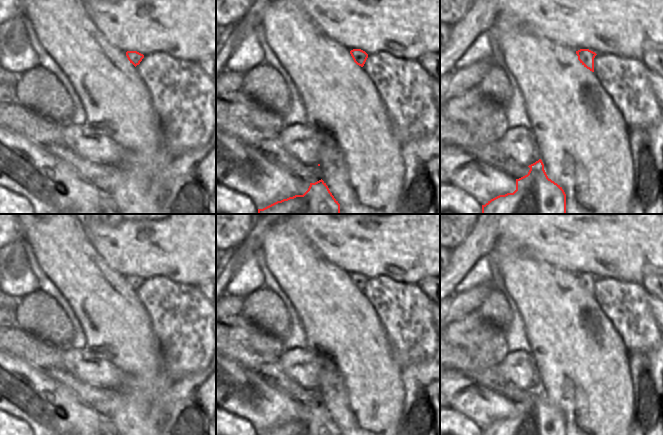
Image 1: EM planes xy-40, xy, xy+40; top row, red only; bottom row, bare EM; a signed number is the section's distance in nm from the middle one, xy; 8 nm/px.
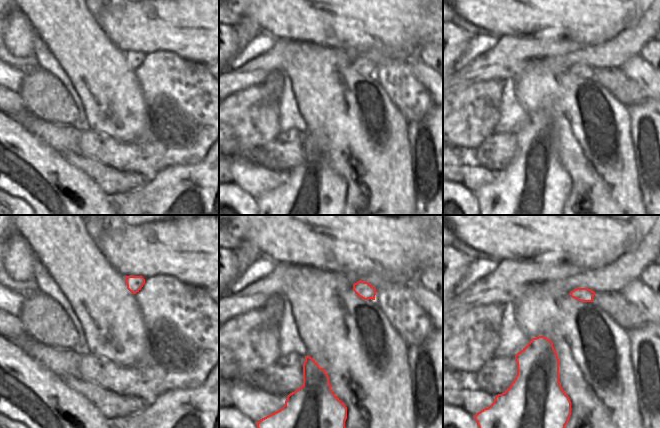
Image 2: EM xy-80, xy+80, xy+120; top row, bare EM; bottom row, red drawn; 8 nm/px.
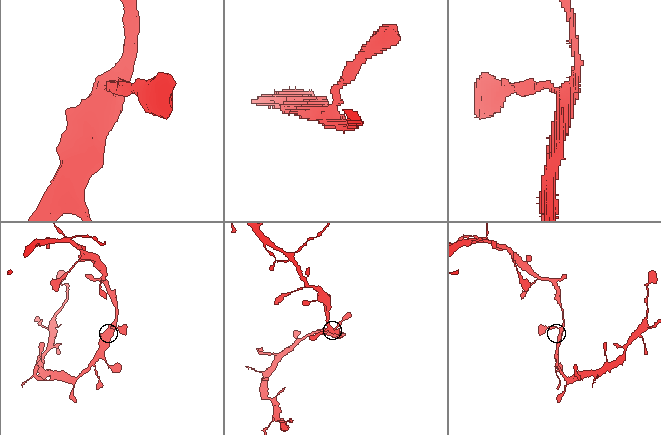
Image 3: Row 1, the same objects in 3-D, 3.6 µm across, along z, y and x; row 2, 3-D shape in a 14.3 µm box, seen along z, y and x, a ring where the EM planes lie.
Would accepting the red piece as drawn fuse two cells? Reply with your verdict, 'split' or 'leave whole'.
leave whole

